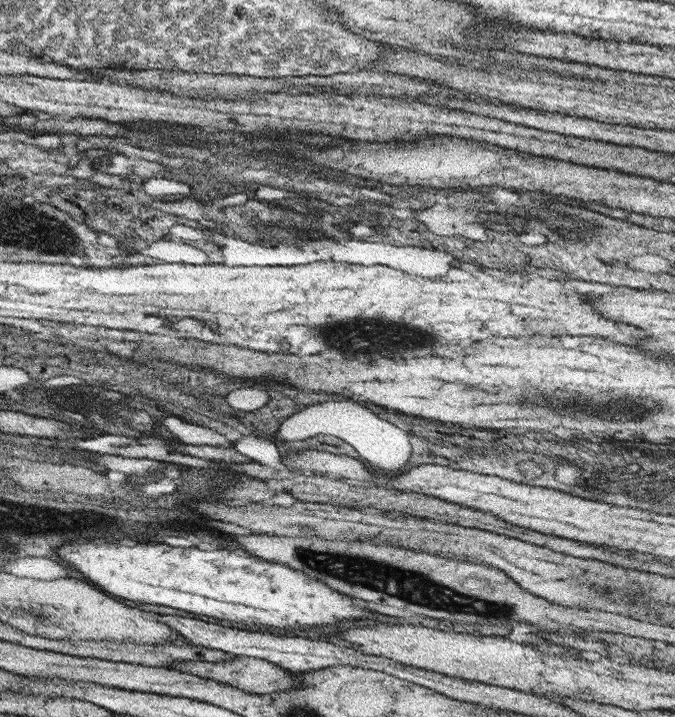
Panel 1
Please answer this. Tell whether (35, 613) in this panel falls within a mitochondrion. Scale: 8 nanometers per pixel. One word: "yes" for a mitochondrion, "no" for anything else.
yes

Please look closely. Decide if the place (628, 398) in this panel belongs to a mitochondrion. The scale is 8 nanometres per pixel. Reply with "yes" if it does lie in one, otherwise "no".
yes

